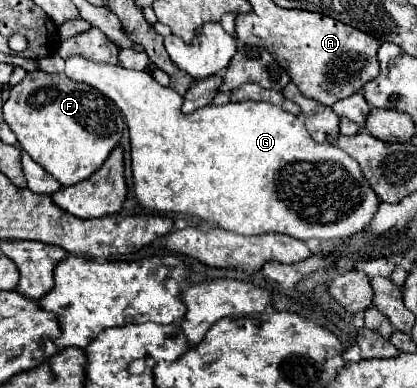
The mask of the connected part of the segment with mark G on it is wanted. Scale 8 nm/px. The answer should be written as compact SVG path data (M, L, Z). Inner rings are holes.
M70 57L66 59L66 69L64 73L74 79L74 81L84 81L92 87L96 87L100 93L104 93L106 97L110 97L116 107L122 111L122 115L126 117L128 129L130 129L130 145L132 145L132 175L134 175L134 193L136 199L140 201L140 205L144 205L150 211L156 213L186 213L186 215L194 215L206 221L216 223L222 229L234 231L234 233L242 233L242 235L260 235L260 233L284 233L290 235L294 239L300 241L308 241L308 239L346 239L358 231L362 231L370 219L374 219L376 211L378 211L378 195L374 193L374 189L370 189L370 183L366 181L366 177L362 177L362 169L360 165L342 149L338 149L336 145L332 145L330 141L326 143L316 143L306 127L302 117L296 117L292 113L286 113L284 109L278 109L276 105L270 103L254 103L254 101L246 101L246 103L226 103L226 105L208 105L202 109L196 109L190 115L182 115L180 107L182 107L182 99L180 95L170 89L170 87L162 87L158 81L154 81L154 77L148 71L134 71L134 69L124 69L120 65L106 65L106 63L94 63L88 61L84 57Z

